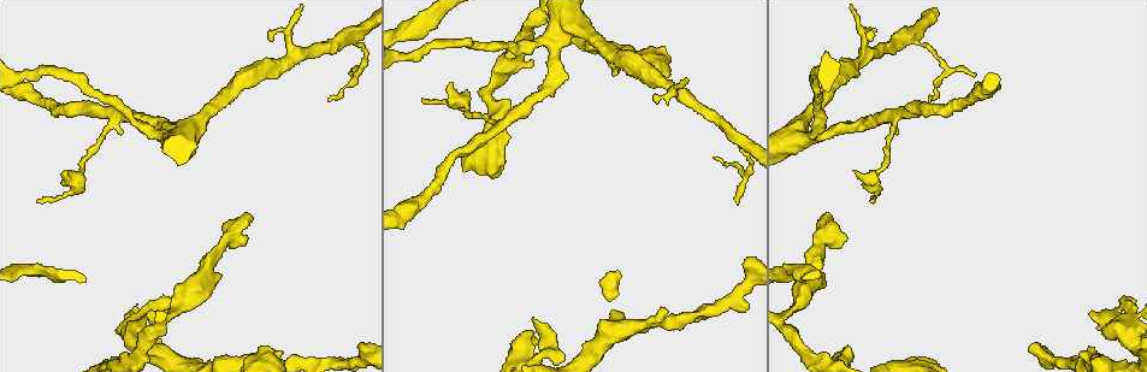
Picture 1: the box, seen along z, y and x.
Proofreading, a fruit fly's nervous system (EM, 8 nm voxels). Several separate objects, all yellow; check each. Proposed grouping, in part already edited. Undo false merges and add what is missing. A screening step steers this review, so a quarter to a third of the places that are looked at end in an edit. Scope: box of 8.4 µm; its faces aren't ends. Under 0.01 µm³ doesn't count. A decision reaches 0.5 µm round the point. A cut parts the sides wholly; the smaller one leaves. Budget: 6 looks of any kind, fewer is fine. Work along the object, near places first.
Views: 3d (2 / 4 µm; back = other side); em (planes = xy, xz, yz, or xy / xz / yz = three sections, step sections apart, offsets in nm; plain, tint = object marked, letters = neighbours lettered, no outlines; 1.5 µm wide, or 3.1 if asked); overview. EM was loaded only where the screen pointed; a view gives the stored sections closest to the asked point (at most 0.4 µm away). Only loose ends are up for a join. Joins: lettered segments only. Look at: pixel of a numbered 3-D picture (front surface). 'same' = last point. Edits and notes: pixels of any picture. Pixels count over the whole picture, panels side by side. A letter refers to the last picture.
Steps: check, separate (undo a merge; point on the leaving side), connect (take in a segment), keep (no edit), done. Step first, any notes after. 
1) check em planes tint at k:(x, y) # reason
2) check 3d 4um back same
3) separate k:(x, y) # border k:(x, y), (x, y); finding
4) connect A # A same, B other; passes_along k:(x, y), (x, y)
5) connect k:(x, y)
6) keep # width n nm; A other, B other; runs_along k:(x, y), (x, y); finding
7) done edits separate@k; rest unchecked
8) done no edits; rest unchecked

check em xy step 4 letters at 1:(1094, 349) # an open end

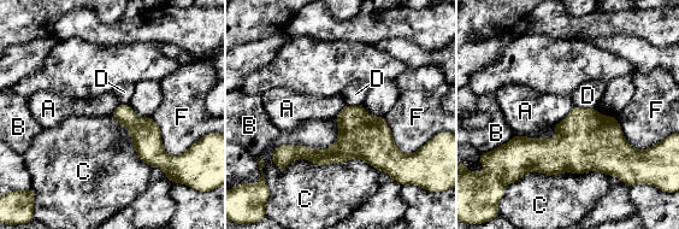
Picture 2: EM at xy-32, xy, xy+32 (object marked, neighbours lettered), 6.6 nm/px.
check em planes letters same

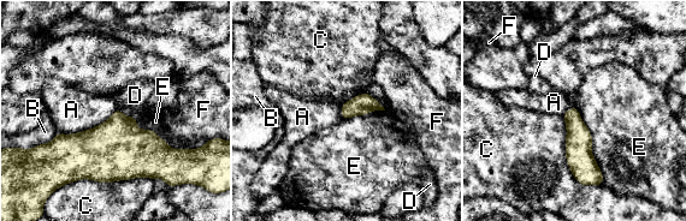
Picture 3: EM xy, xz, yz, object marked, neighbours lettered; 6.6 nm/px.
keep # A other, B other, C other, D other, E other, F other; none of them fits

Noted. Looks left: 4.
check em planes tint at 1:(790, 311) # narrows sharply

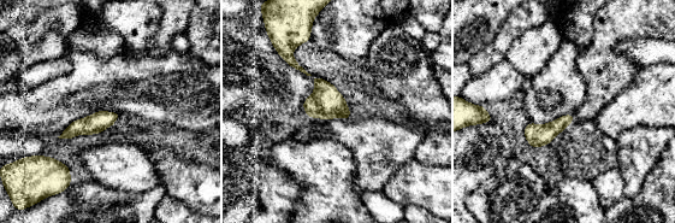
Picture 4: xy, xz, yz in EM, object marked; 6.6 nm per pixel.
check em planes letters same # what lies round it

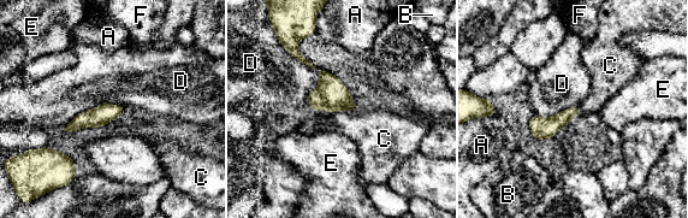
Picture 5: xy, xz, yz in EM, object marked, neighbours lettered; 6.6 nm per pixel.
keep # A other, B other, C other, D other, E other, F other; border 5:(283, 47), (316, 70), (310, 105); one neuron here

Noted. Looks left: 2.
check em planes tint at 1:(847, 347) # stops while still wide

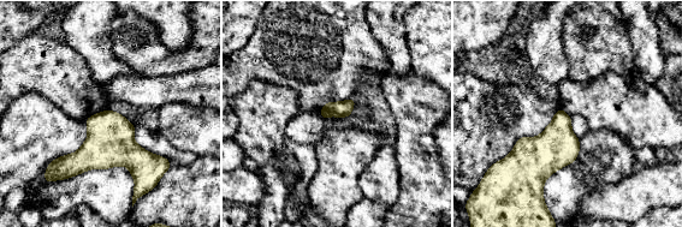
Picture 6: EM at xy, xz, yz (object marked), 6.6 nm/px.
check em planes letters same # what lies round it

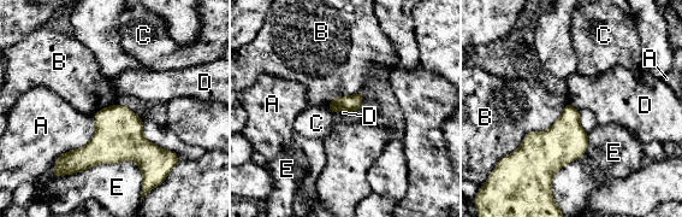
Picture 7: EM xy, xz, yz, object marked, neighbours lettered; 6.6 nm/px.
keep # longest_contact B 600 nm; A other, B other, C other, D other, E other; border 7:(569, 103), (500, 158); no lettered segment goes on from it

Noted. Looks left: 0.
done no edits; rest unchecked

